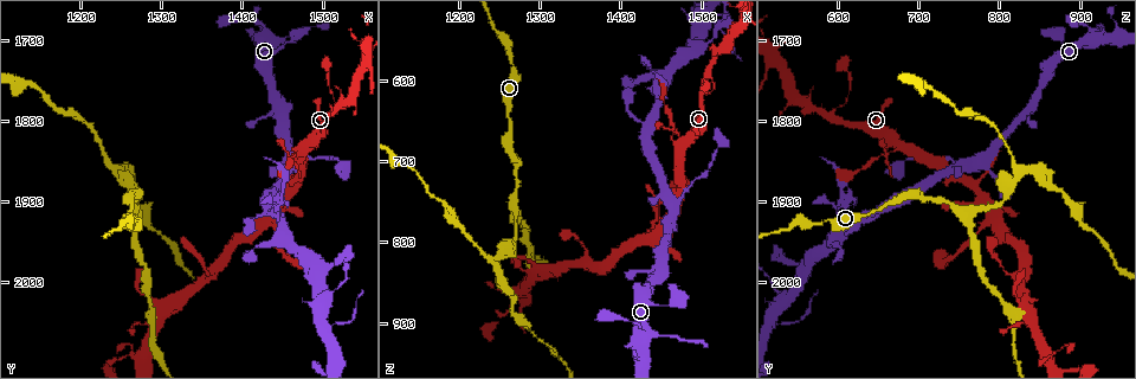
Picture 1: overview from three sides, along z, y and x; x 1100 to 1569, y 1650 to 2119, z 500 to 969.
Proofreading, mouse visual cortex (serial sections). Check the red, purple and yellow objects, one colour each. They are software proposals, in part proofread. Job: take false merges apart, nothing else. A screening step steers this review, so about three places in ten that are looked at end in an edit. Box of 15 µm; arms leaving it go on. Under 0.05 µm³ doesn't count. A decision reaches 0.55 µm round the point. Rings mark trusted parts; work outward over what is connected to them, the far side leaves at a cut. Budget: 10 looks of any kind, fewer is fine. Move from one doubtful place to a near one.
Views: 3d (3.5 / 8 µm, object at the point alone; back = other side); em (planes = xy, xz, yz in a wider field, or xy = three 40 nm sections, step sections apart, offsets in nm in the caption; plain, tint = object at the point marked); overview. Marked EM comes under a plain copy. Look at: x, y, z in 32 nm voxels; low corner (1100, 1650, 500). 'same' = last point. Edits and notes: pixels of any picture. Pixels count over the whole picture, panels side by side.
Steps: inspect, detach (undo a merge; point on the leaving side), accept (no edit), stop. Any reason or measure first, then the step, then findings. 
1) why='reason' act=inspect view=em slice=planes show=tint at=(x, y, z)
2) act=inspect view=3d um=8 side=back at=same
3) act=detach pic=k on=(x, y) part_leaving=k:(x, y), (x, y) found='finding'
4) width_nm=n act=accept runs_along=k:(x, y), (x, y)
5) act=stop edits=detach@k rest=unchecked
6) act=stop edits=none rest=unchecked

why='three-way junction' act=inspect view=3d um=3.5 at=(1245, 1875, 820)

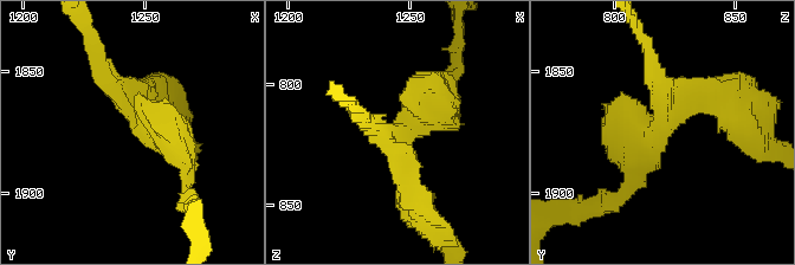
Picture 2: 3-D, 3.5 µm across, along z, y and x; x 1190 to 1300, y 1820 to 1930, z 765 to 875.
act=inspect view=em slice=xy step=5 show=tint at=(1248, 1873, 820)

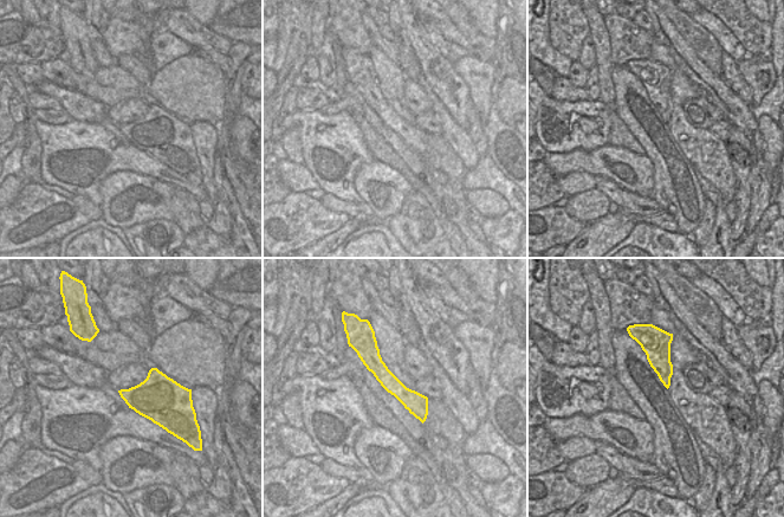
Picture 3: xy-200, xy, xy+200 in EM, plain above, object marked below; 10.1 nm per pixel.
act=accept runs_along=3:(369, 347), (373, 362), (422, 418) found='all the same cell'

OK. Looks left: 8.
act=inspect view=3d um=3.5 at=(1280, 2015, 820)

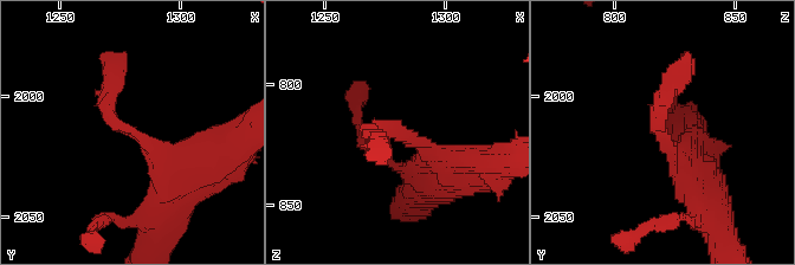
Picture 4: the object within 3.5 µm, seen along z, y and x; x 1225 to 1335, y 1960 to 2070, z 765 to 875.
act=inspect view=em slice=planes show=tint at=(1279, 2013, 820)

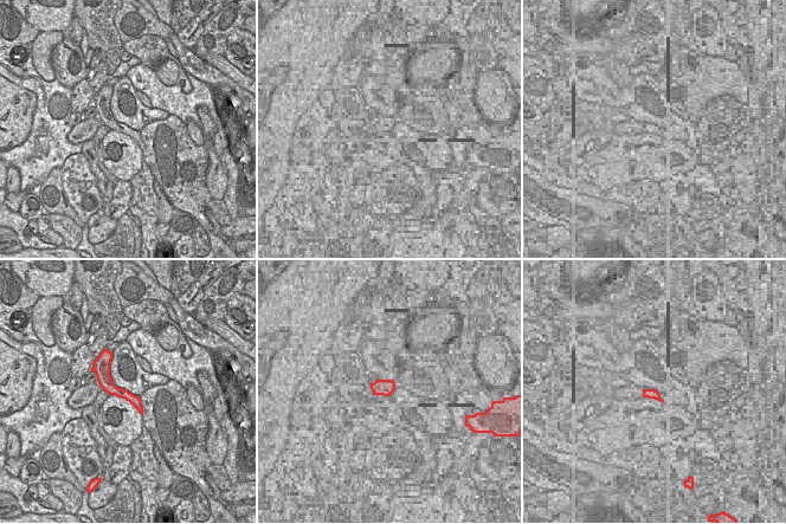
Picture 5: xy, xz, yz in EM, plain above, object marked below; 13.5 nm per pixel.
act=accept runs_along=4:(195, 176), (112, 122), (116, 71) found='continuous, no second cell'

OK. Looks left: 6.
why='branch point' act=inspect view=3d um=3.5 at=(1505, 1790, 590)

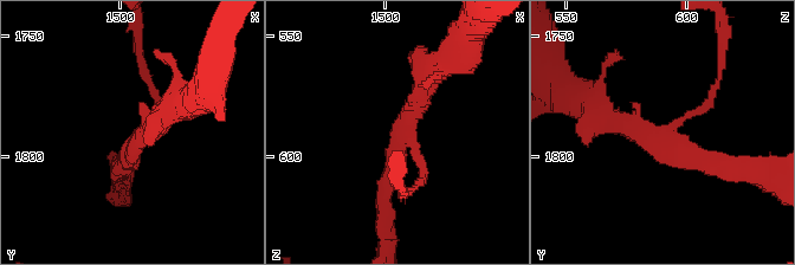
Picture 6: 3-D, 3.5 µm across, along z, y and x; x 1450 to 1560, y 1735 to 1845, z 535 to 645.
arms=3 arm_widths_nm=100,250,300 why='need the tissue' act=inspect view=em slice=xy step=2 show=tint at=(1508, 1794, 592)

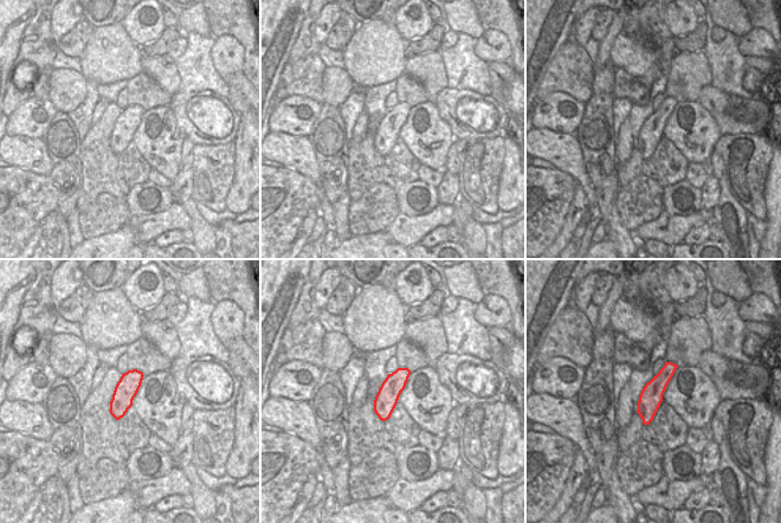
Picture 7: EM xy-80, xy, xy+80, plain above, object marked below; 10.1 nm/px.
act=accept runs_along=6:(734, 169), (603, 115) found='all the same cell'

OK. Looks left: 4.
why='small branch off a trunk' act=inspect view=3d um=8 side=back at=(1465, 1860, 750)

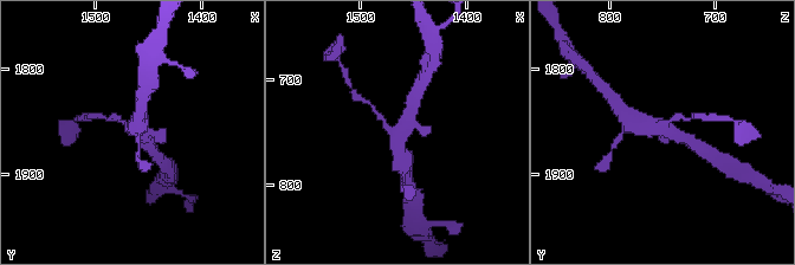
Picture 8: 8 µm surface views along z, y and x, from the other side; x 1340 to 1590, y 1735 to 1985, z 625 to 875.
why='closer look' act=inspect view=3d um=3.5 at=(1462, 1854, 754)

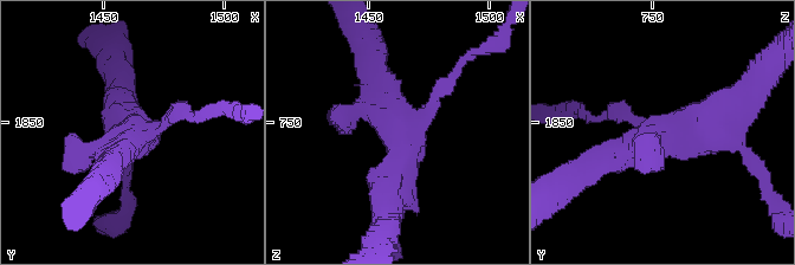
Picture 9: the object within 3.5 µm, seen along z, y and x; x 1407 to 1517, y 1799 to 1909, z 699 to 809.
act=inspect view=em slice=xy step=1 show=tint at=(1464, 1856, 754)

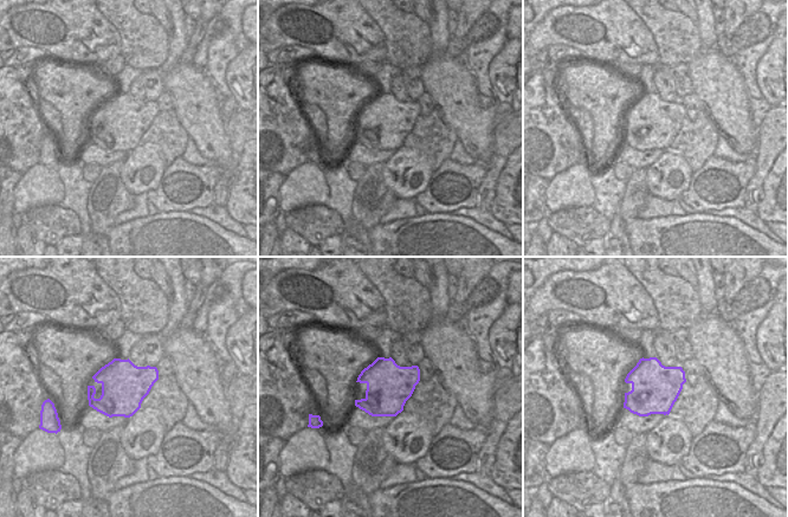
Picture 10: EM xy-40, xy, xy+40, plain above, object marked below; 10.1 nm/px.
act=accept runs_along=9:(730, 116), (600, 163) found='continuous, no second cell'

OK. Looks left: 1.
act=stop edits=none rest=unchecked

